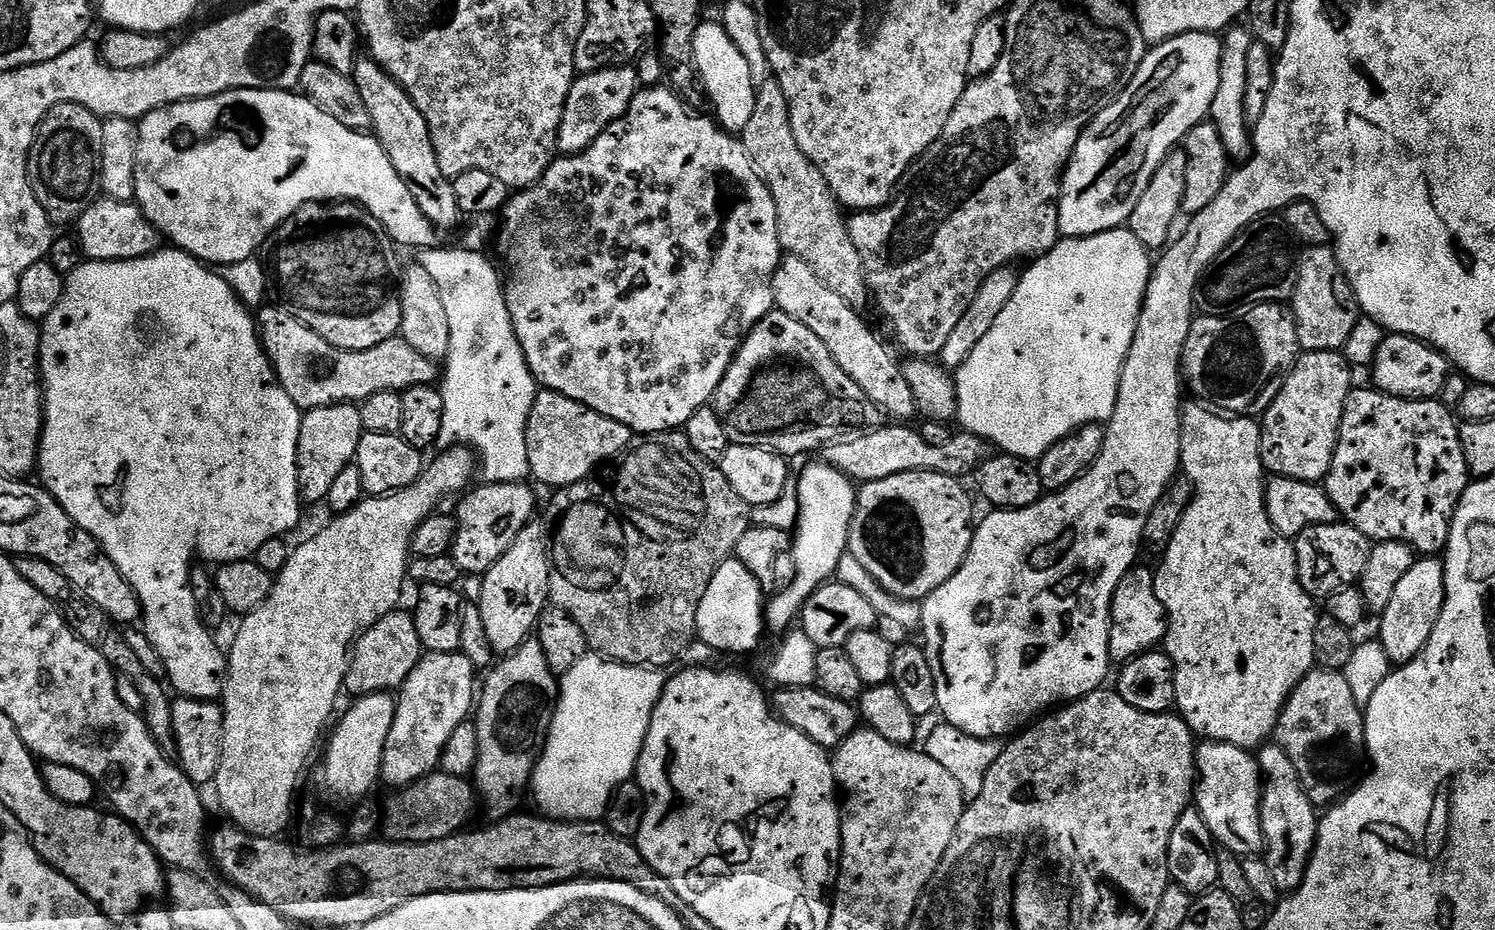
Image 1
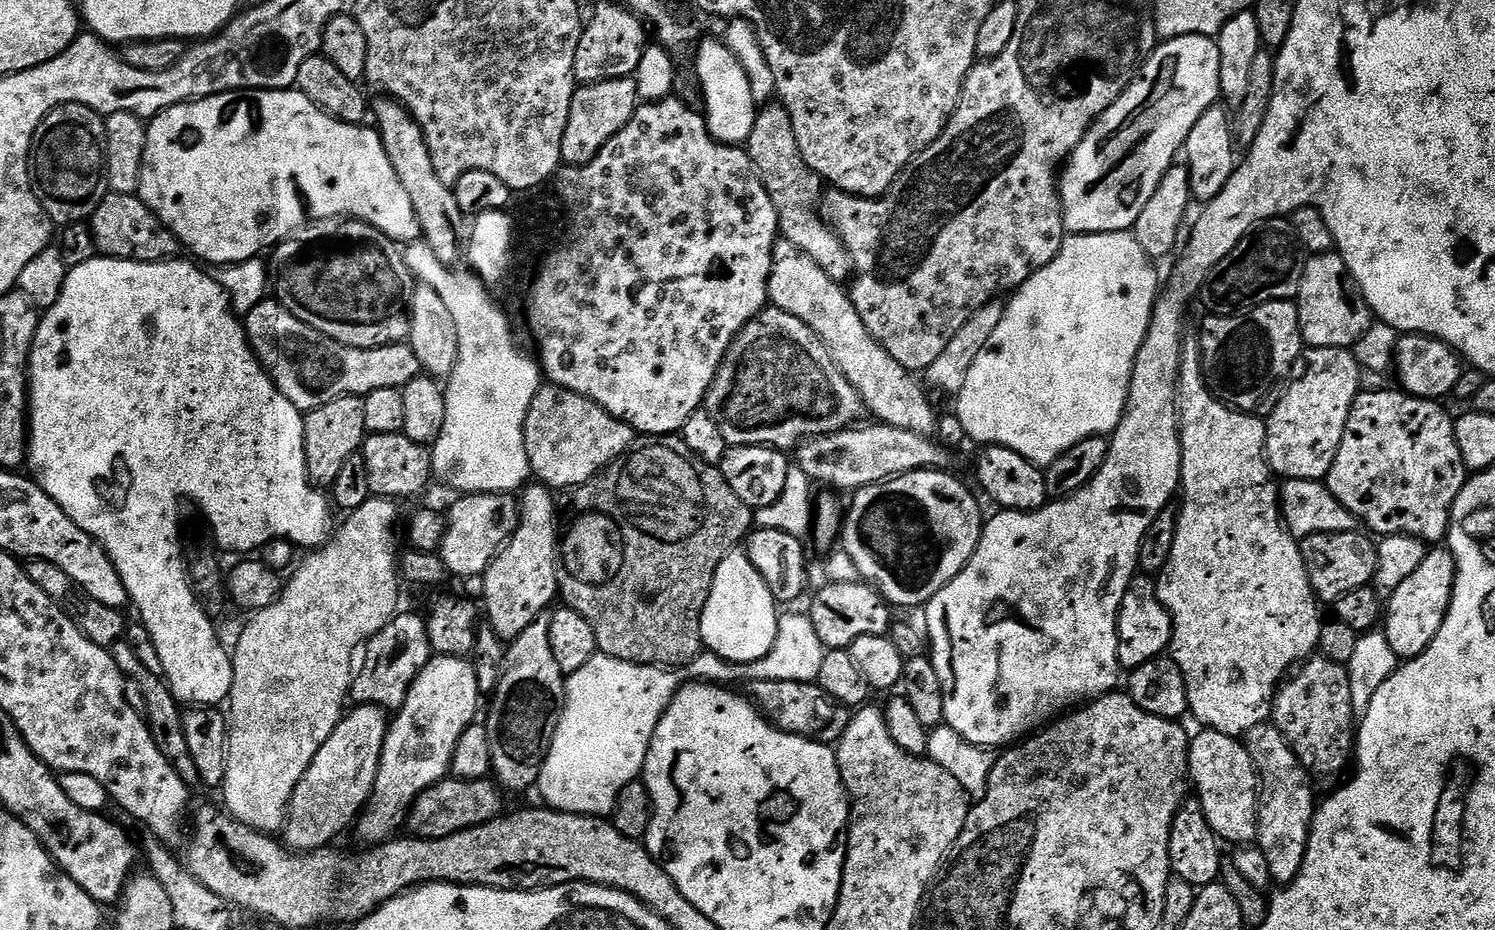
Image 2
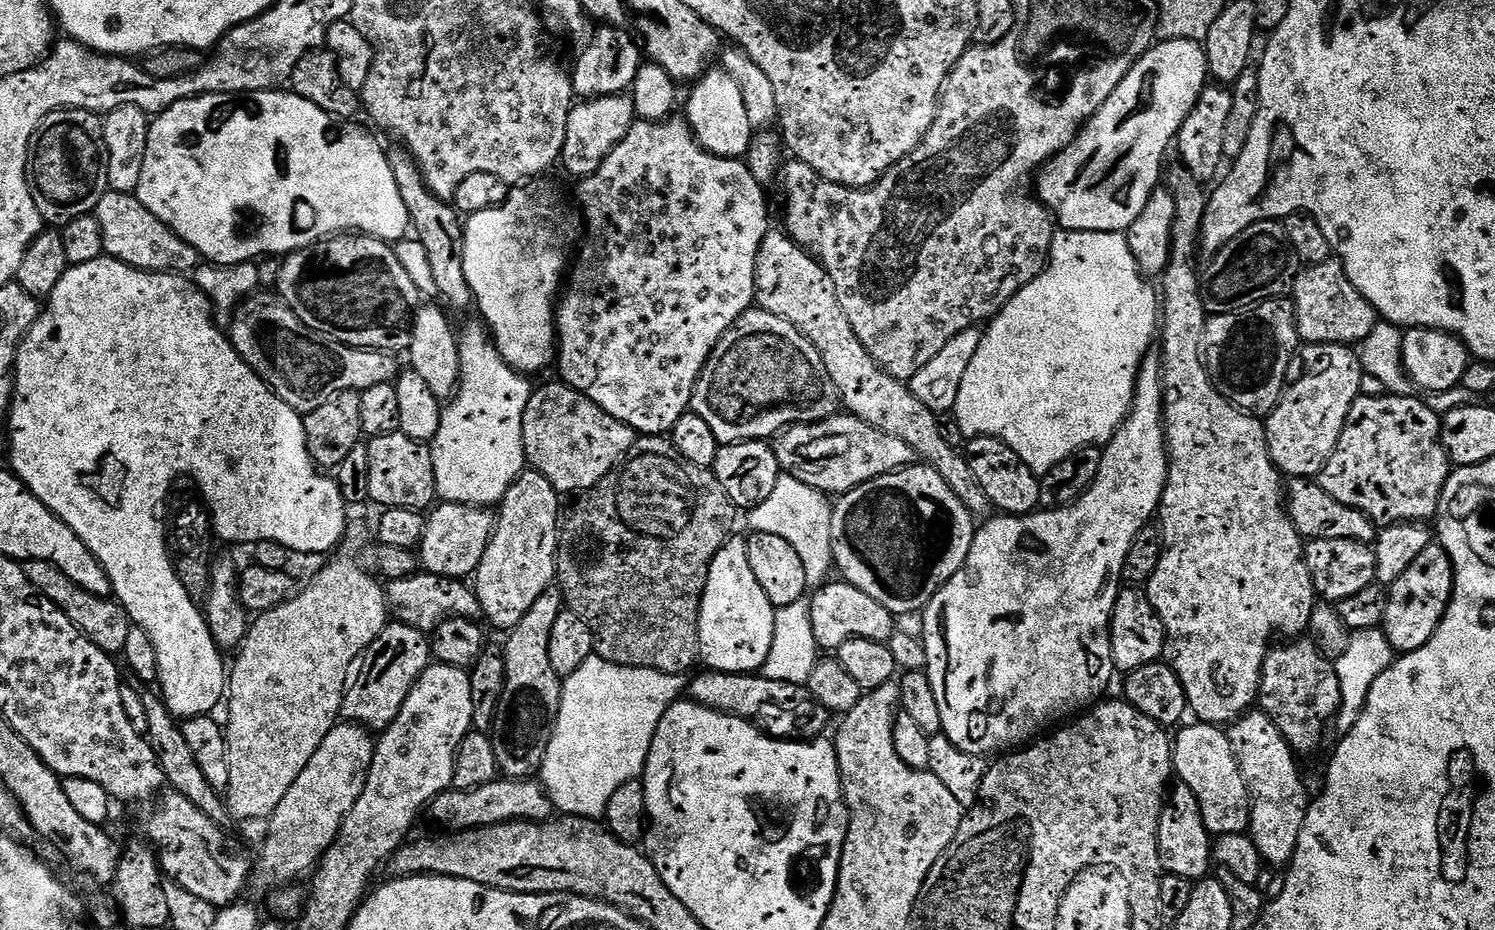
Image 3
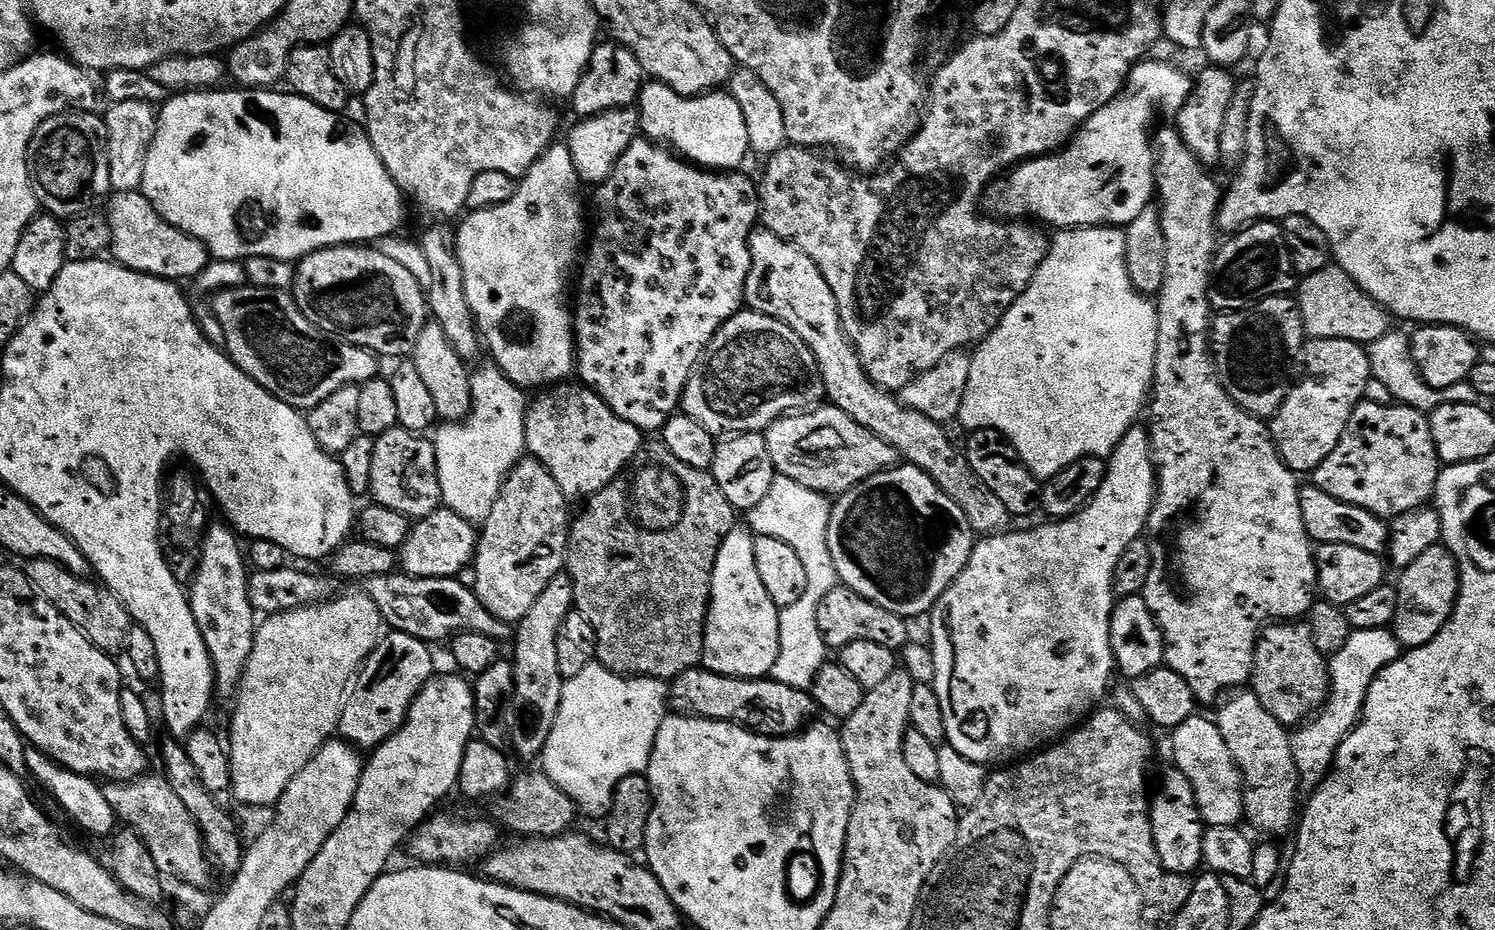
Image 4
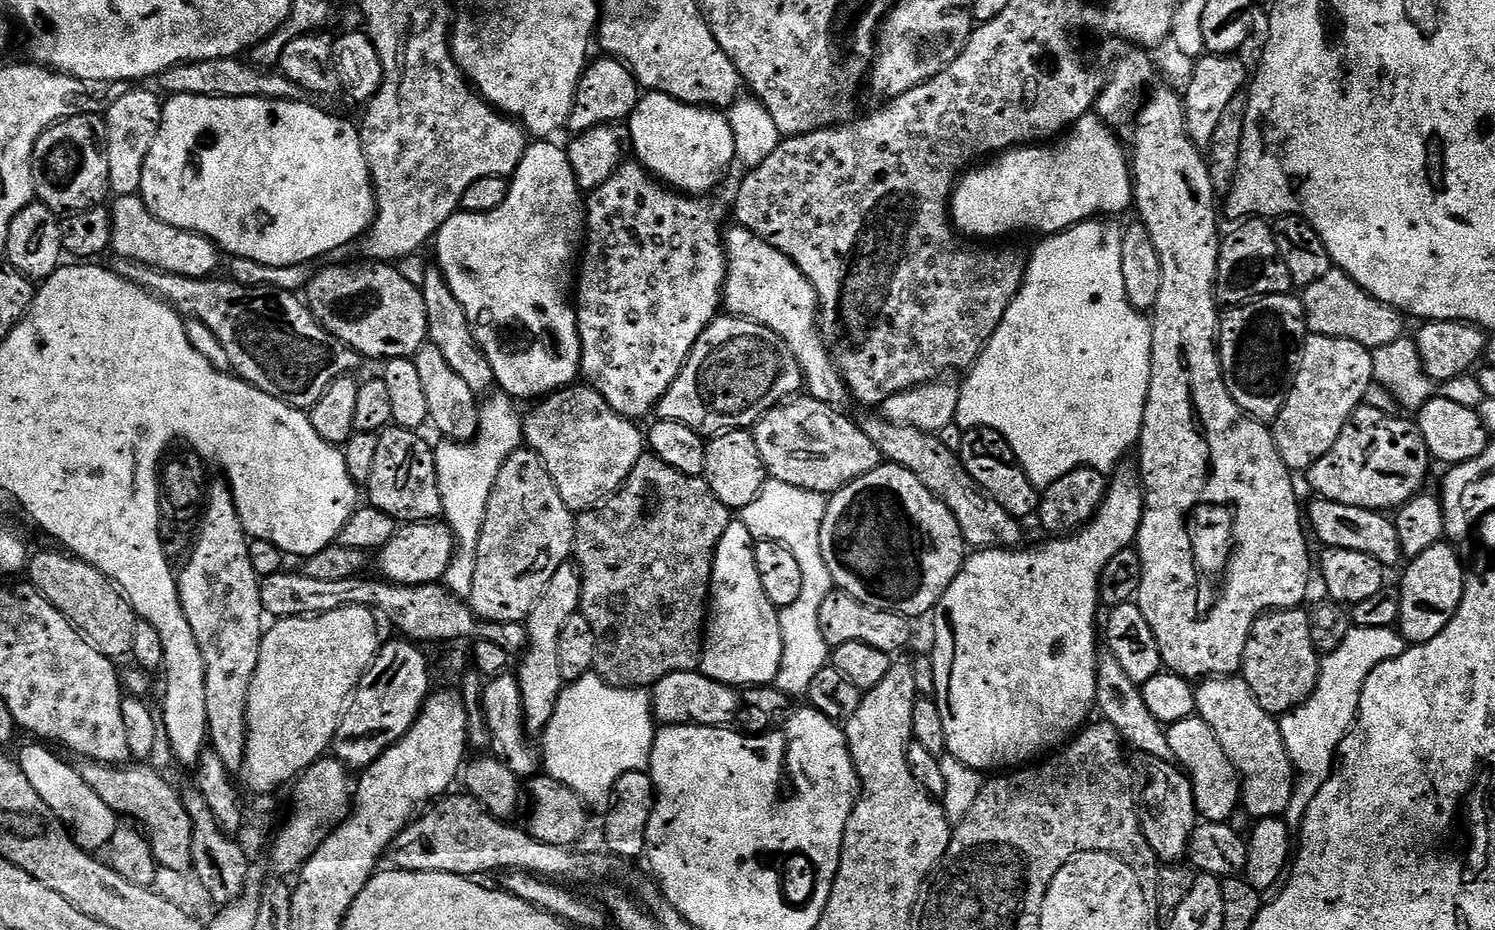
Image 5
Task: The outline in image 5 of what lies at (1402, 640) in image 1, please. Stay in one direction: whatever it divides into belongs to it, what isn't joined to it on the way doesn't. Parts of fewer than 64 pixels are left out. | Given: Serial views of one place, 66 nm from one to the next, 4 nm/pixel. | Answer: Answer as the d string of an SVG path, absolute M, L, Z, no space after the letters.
M1441 542L1430 546L1426 554L1418 554L1418 558L1408 560L1408 569L1404 577L1398 581L1402 610L1398 631L1409 645L1425 644L1430 638L1438 638L1442 630L1454 618L1458 606L1464 597L1464 581L1466 571L1461 553L1451 543Z

